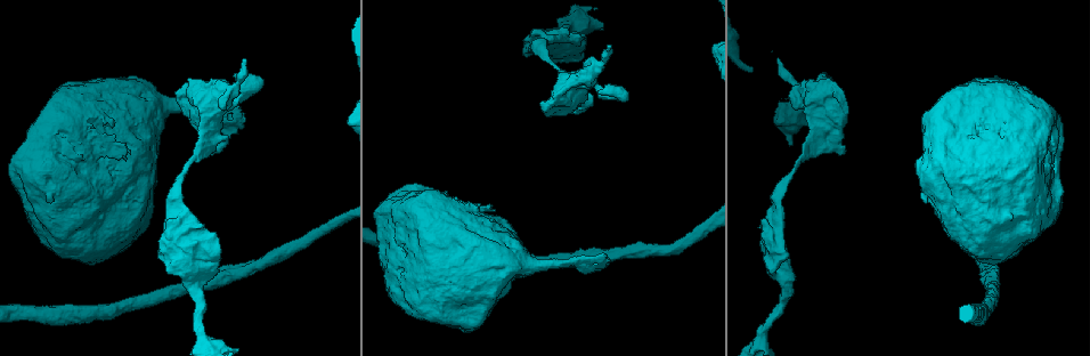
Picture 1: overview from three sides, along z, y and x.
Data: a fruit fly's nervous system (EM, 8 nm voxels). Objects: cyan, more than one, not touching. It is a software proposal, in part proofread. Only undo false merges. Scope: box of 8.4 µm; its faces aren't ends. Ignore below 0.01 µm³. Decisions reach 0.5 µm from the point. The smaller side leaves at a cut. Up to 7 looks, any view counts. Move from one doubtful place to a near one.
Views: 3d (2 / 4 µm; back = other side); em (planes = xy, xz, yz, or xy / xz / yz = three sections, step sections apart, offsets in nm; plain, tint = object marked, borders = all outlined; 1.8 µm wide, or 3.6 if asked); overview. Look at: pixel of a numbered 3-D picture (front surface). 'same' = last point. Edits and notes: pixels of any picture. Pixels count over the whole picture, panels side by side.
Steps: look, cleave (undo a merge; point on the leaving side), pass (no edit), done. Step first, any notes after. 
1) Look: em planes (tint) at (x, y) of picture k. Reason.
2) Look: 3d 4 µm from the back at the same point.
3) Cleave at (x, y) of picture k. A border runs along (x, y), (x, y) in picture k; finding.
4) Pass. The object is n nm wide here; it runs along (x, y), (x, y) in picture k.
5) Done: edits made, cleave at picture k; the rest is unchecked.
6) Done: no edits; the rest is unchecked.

Look: em planes (tint) at (596, 260) of picture 1. Sharp bend.

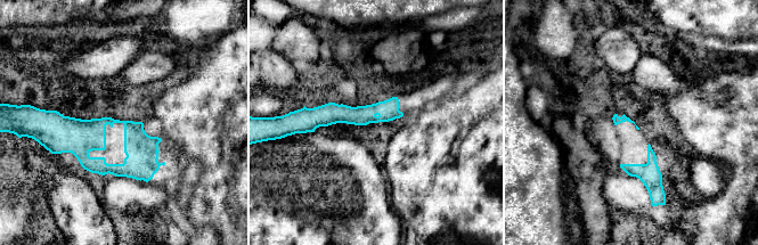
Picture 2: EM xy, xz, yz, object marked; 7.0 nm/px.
Pass. Continuous, no second neuron.

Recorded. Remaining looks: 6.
Look: 3d 4 µm at (49, 187) of picture 1. Thick turns thin.

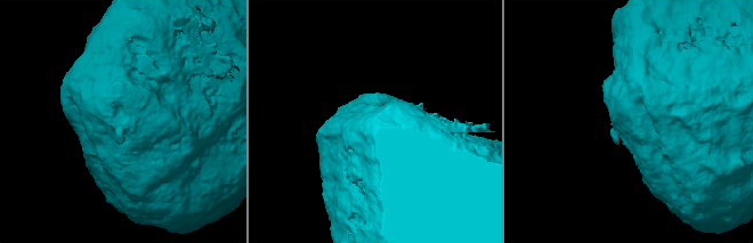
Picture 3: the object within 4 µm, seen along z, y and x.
Look: em 3.6 µm planes (plain) at (628, 118) of picture 3.

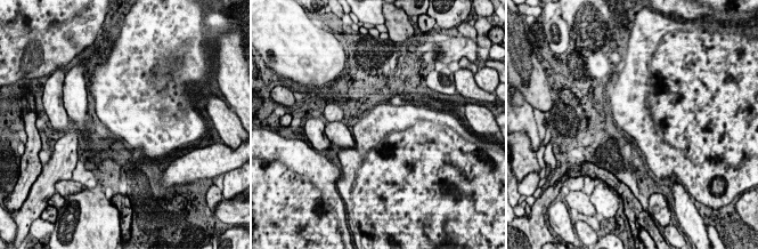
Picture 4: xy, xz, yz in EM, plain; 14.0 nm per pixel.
Look: em 3.6 µm planes (tint) at the same point. With the object marked.

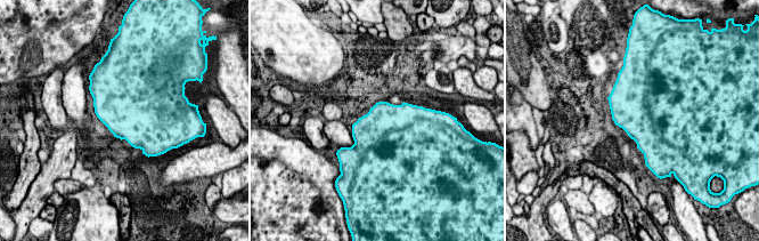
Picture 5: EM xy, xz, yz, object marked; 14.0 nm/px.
Pass. One neuron here.

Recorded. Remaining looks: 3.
Look: 3d 4 µm at (196, 247) of picture 1.

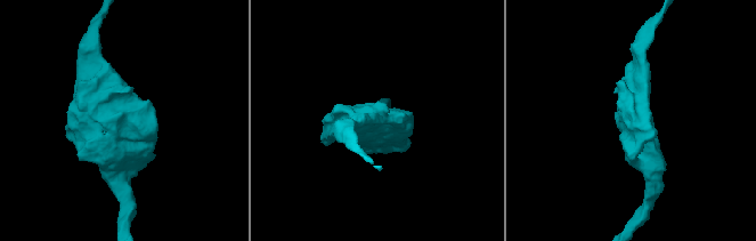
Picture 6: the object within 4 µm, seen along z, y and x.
Look: em xy step 4 (plain) at (374, 124) of picture 6.

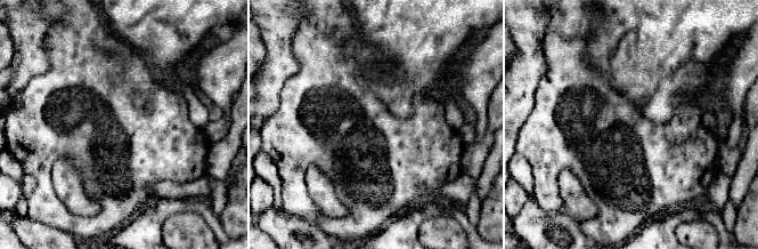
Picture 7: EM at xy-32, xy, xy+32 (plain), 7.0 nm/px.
Look: em xy step 4 (tint) at the same point.

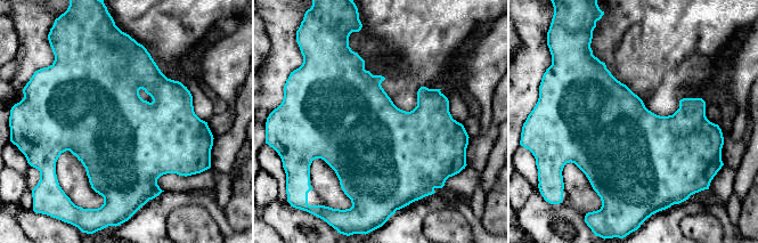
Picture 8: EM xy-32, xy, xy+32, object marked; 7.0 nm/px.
Pass. Continuous, no second neuron.

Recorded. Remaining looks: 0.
Done: no edits; the rest is unchecked.

